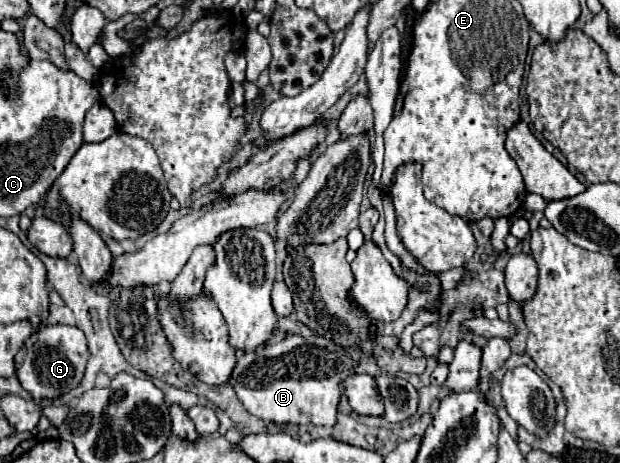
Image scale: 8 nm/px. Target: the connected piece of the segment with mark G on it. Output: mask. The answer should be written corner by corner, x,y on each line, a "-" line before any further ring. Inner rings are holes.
44,325
40,331
32,333
22,345
16,363
16,377
20,385
38,401
38,399
56,399
66,395
80,385
88,361
86,337
78,327
68,325

